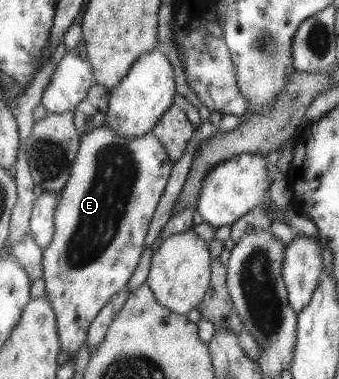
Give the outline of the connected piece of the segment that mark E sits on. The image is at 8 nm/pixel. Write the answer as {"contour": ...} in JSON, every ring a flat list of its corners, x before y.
{"contour":[[104,125,81,138,75,164,72,165,72,176,59,192,52,244,44,250,46,295,57,314,60,349,68,354,69,359,76,360,76,354,85,344,88,330,101,309,128,285,140,262,151,216,157,210,173,165,167,149,152,132,129,137,116,134,113,128]]}

